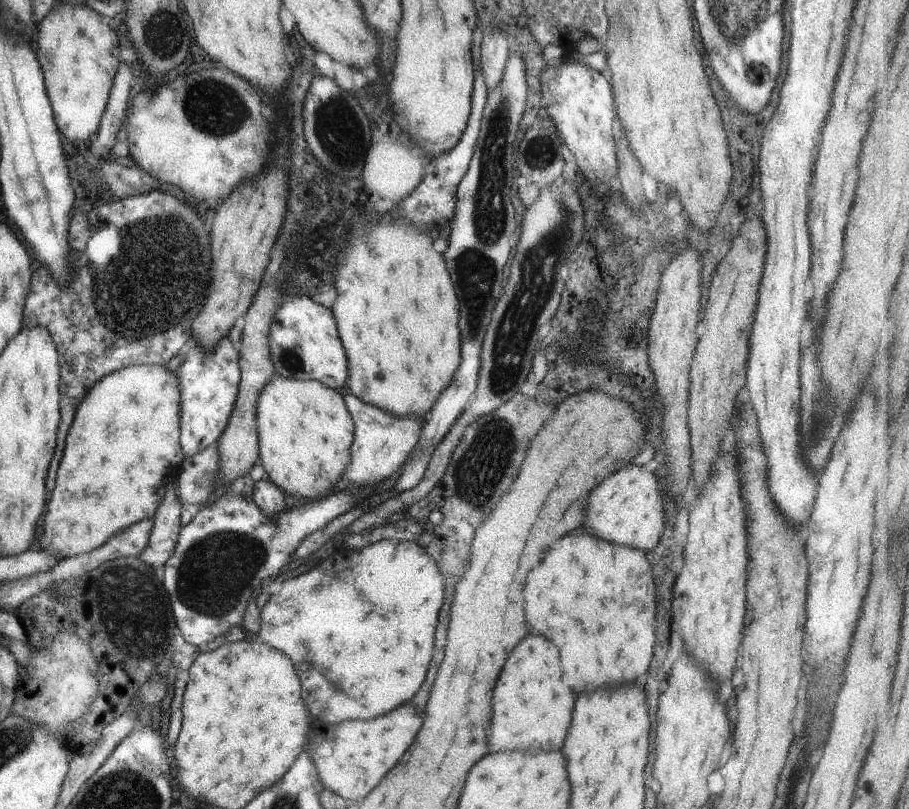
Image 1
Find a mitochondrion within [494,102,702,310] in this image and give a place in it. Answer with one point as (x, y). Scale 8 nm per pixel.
(538, 153)

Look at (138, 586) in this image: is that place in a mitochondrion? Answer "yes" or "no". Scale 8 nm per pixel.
yes

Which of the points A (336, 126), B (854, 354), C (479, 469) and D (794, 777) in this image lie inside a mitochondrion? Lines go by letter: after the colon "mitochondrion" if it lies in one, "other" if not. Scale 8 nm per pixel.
A: mitochondrion
B: other
C: mitochondrion
D: other

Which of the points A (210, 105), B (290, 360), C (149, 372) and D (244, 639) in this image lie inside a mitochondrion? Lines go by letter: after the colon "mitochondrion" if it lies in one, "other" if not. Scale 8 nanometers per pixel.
A: mitochondrion
B: mitochondrion
C: other
D: other

